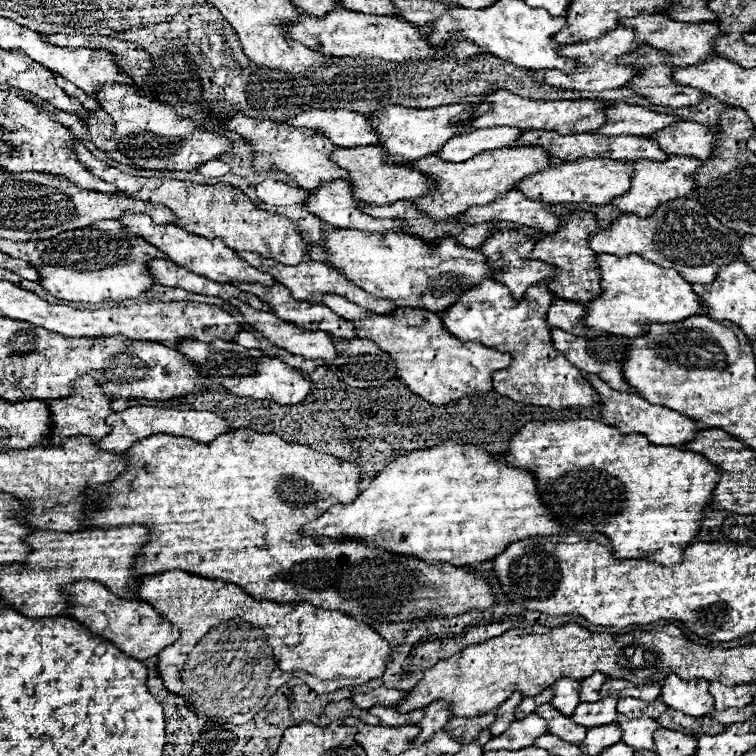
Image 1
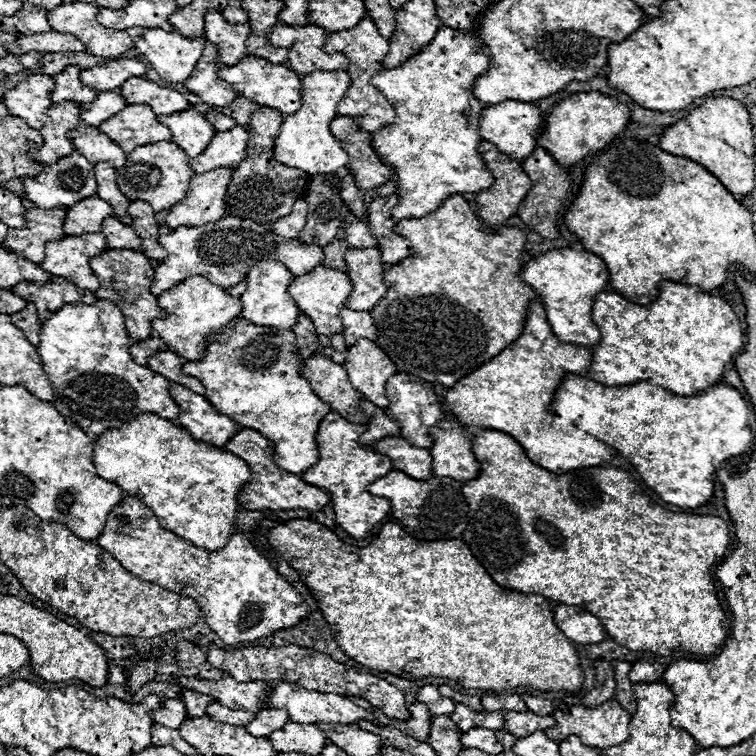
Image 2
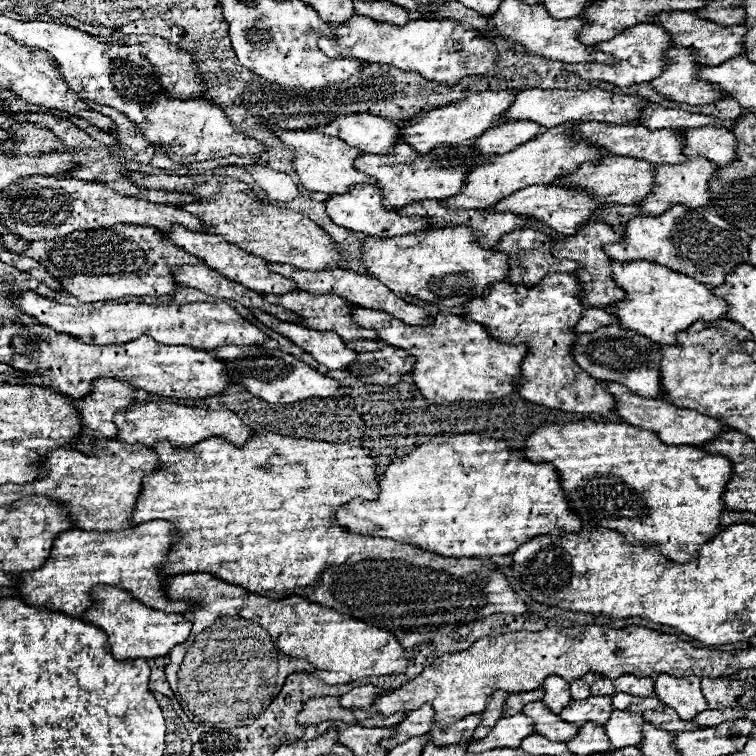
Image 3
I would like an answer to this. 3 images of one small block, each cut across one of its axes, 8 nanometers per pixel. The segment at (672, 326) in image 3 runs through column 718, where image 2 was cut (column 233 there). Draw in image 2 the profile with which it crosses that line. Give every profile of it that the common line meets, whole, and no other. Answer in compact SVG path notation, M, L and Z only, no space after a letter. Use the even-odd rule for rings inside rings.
M192 276L188 280L182 280L168 292L162 292L158 296L158 302L160 308L168 312L168 316L152 320L152 332L158 334L158 338L162 338L170 350L174 350L178 356L186 360L200 360L204 356L206 338L212 332L226 326L230 320L238 318L242 310L240 300L228 296L224 288L212 284L210 280L204 280L202 276Z

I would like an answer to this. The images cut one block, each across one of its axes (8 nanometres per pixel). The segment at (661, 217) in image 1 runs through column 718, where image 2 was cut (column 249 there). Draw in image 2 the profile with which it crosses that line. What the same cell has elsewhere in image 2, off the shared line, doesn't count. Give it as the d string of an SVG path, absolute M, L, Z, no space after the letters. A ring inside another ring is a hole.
M226 216L216 224L206 224L204 228L176 228L168 234L160 234L160 246L166 248L168 260L160 262L154 268L152 294L160 294L178 282L190 276L204 276L212 284L228 288L244 280L250 266L260 260L272 258L276 246L280 244L280 236L272 236L266 224L254 224L250 220L240 220L236 216Z

